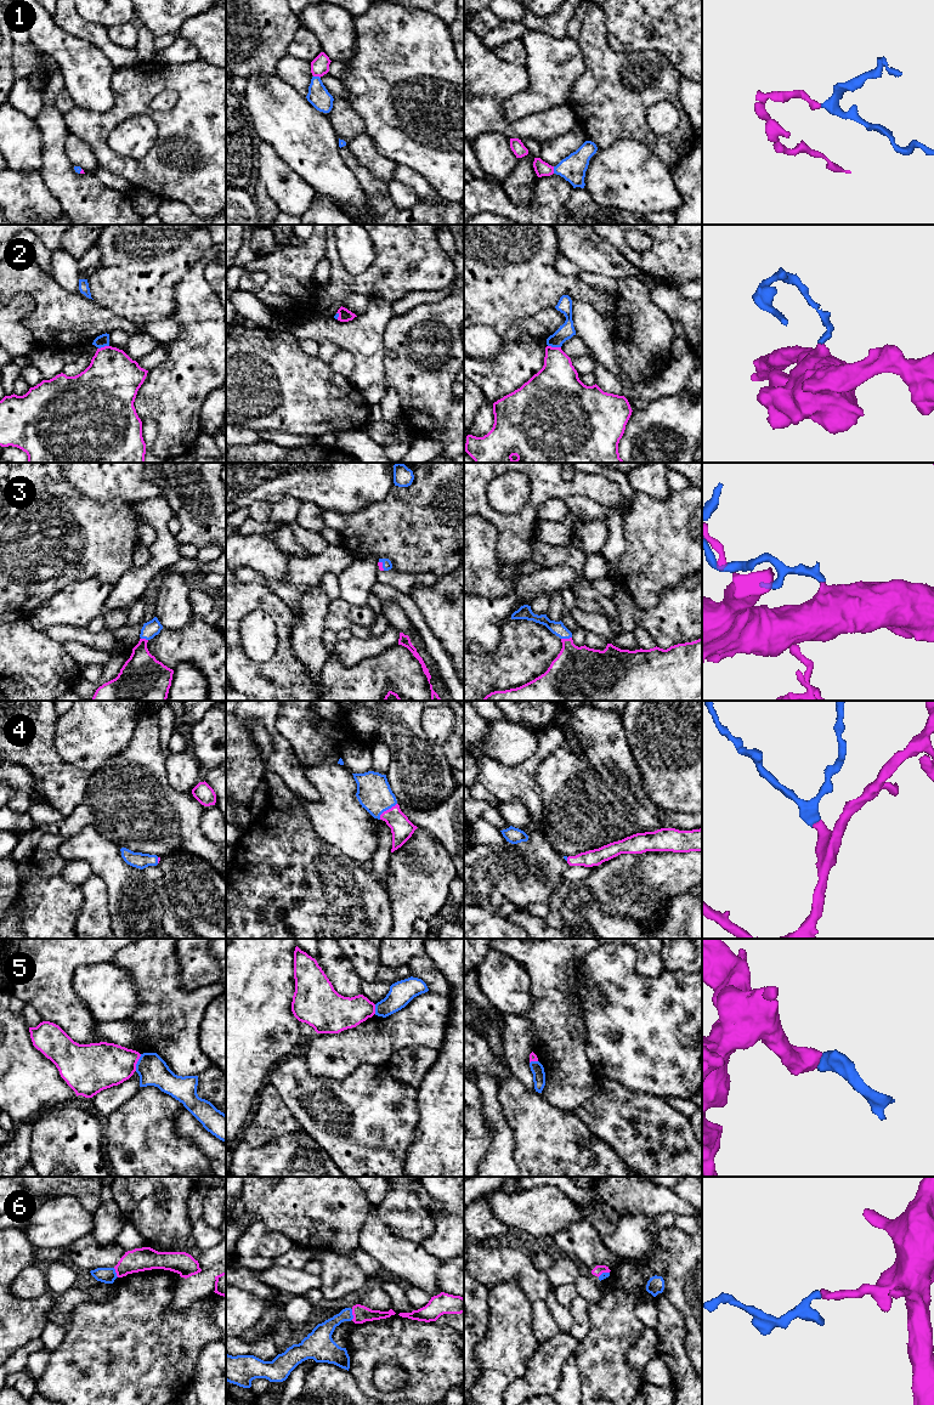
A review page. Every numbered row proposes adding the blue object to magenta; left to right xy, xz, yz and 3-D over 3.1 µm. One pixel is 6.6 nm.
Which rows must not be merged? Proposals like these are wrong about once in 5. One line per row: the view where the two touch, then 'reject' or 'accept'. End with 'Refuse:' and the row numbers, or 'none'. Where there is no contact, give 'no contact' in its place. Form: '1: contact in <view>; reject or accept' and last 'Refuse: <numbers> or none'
1: contact in xz; accept
2: contact in yz; reject
3: contact in yz; accept
4: contact in xz; accept
5: contact in xy; reject
6: contact in xz; accept
Refuse: 2, 5

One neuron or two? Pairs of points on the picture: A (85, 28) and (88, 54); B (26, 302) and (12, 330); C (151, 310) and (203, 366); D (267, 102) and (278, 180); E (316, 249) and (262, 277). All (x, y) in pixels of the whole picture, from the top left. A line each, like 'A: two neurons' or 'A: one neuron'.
A: two neurons
B: one neuron
C: two neurons
D: two neurons
E: two neurons

